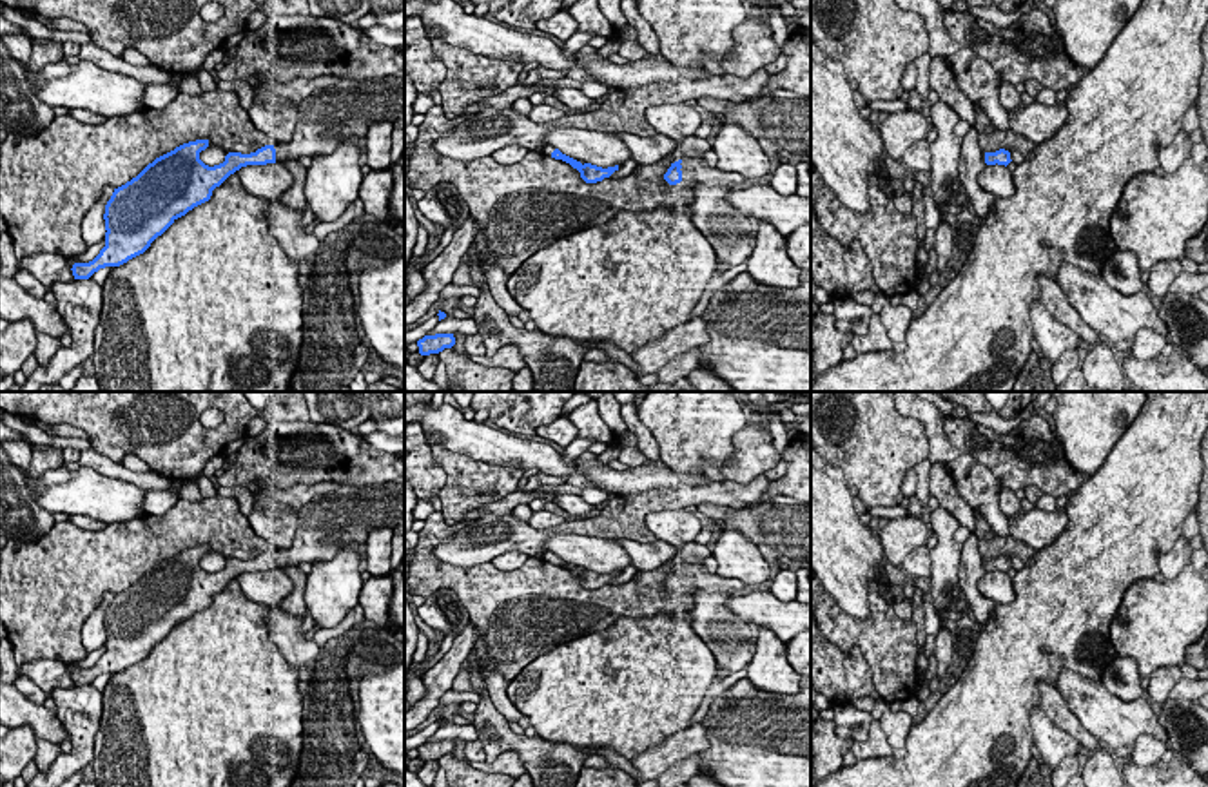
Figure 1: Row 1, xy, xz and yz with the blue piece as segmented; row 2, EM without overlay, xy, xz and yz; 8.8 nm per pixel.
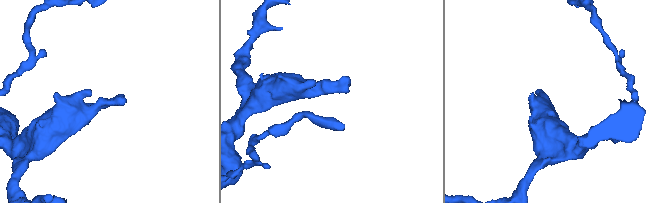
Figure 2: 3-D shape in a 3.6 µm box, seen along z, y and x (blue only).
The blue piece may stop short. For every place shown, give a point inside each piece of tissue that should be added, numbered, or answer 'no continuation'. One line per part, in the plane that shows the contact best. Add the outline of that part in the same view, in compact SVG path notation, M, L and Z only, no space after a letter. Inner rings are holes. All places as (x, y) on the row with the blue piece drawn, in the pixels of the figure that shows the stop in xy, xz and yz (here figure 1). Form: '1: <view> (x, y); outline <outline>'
1: xz (693, 169); outline M682 158L682 183L702 183L706 187L747 187L747 180L738 172L722 172L716 167L709 167L706 158Z

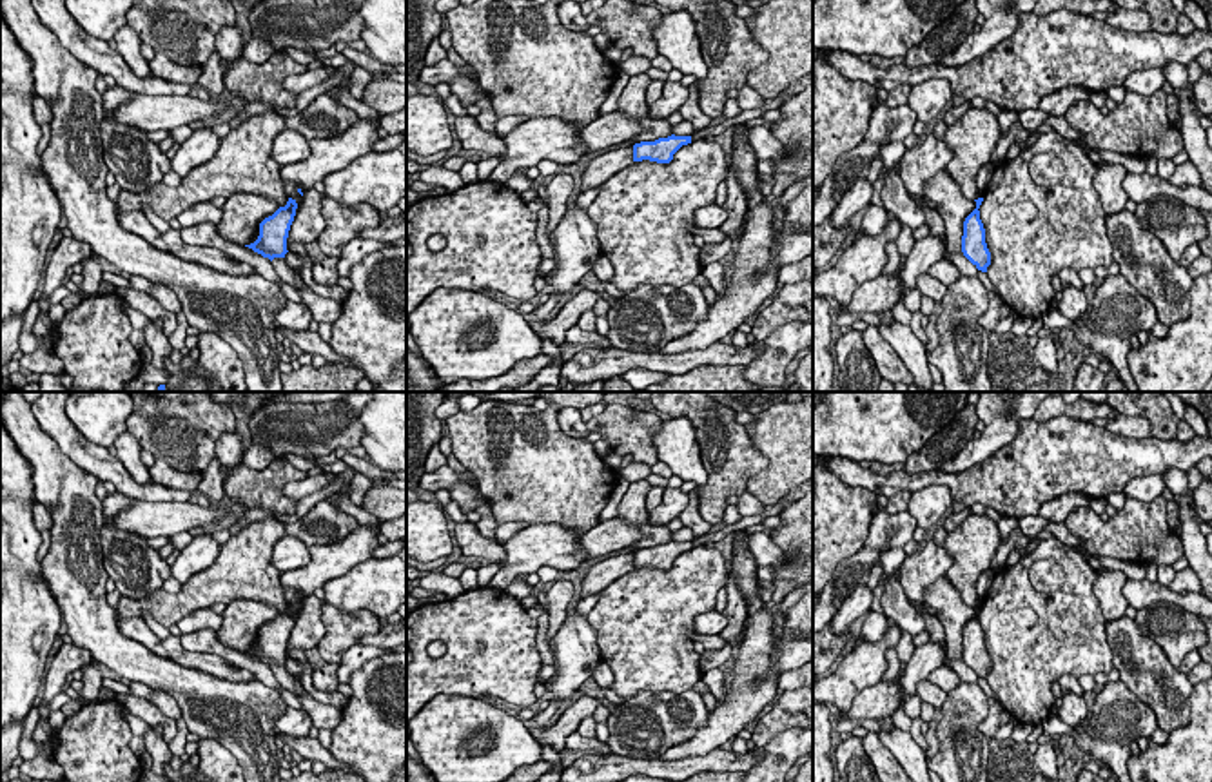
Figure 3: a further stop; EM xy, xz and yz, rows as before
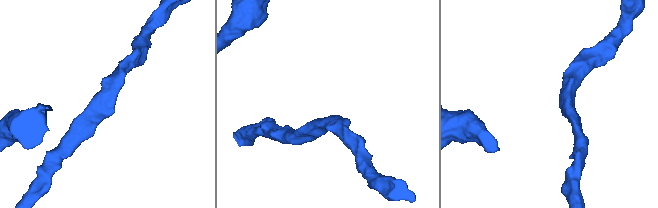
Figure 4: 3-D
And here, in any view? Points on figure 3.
no continuation

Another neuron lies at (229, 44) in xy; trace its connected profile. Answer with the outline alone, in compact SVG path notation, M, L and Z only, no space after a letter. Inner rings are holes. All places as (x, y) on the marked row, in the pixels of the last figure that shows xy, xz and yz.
M227 25L216 34L216 51L221 62L236 60L243 54L245 44L236 25Z

